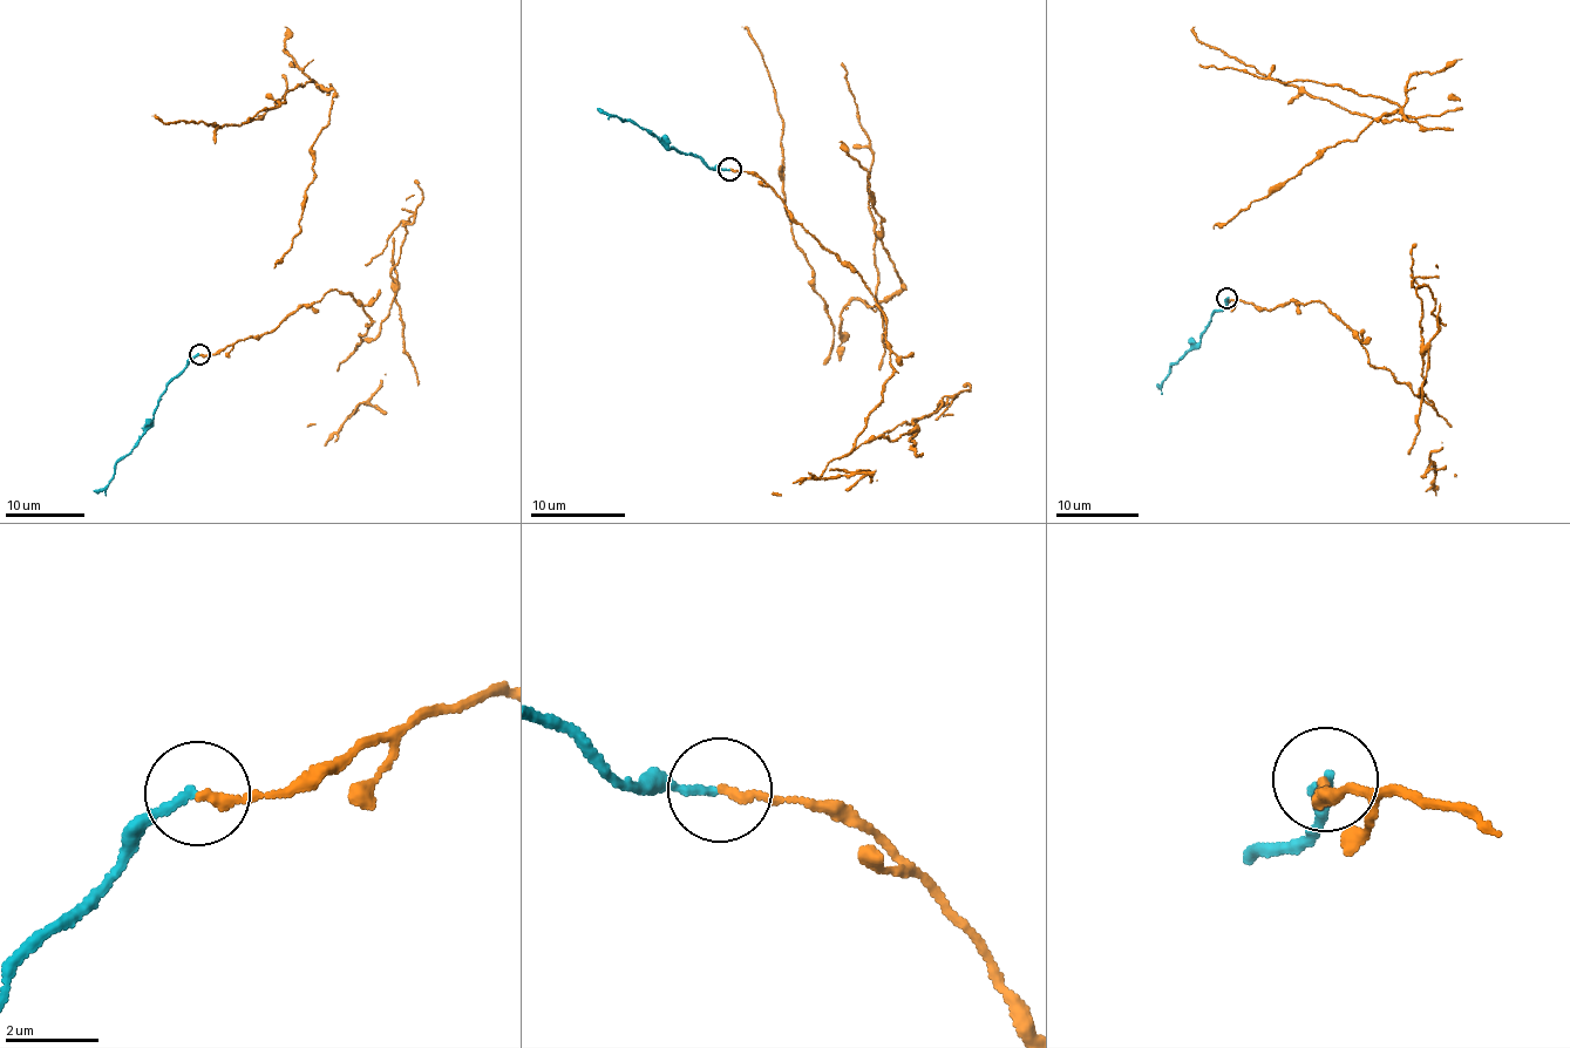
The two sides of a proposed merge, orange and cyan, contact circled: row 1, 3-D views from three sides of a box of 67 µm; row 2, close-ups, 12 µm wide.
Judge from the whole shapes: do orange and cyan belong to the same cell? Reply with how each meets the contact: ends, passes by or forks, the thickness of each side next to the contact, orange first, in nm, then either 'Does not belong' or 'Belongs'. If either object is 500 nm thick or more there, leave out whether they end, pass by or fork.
At the ring orange ends. At the ring cyan ends. Thickness 190 nm (orange) against 170 nm. Does not belong

